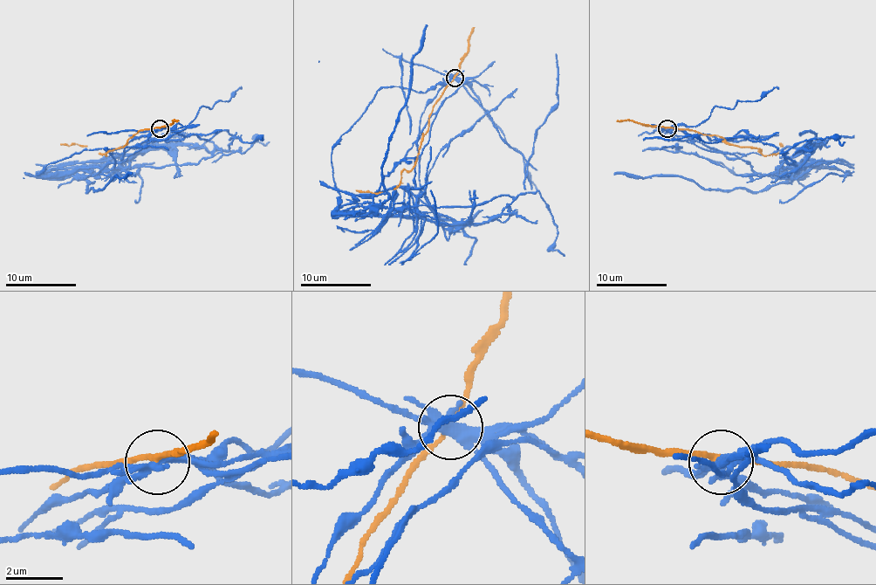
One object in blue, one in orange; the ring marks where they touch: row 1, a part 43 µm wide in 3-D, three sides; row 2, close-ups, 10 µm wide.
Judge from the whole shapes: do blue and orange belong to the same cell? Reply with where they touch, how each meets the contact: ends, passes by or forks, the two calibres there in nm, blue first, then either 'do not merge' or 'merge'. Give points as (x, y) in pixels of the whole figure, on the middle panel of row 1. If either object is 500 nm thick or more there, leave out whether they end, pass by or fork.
at (455, 78); blue forks there; orange passes by; 280 nm thick on the blue side, 170 nm on the other; do not merge

